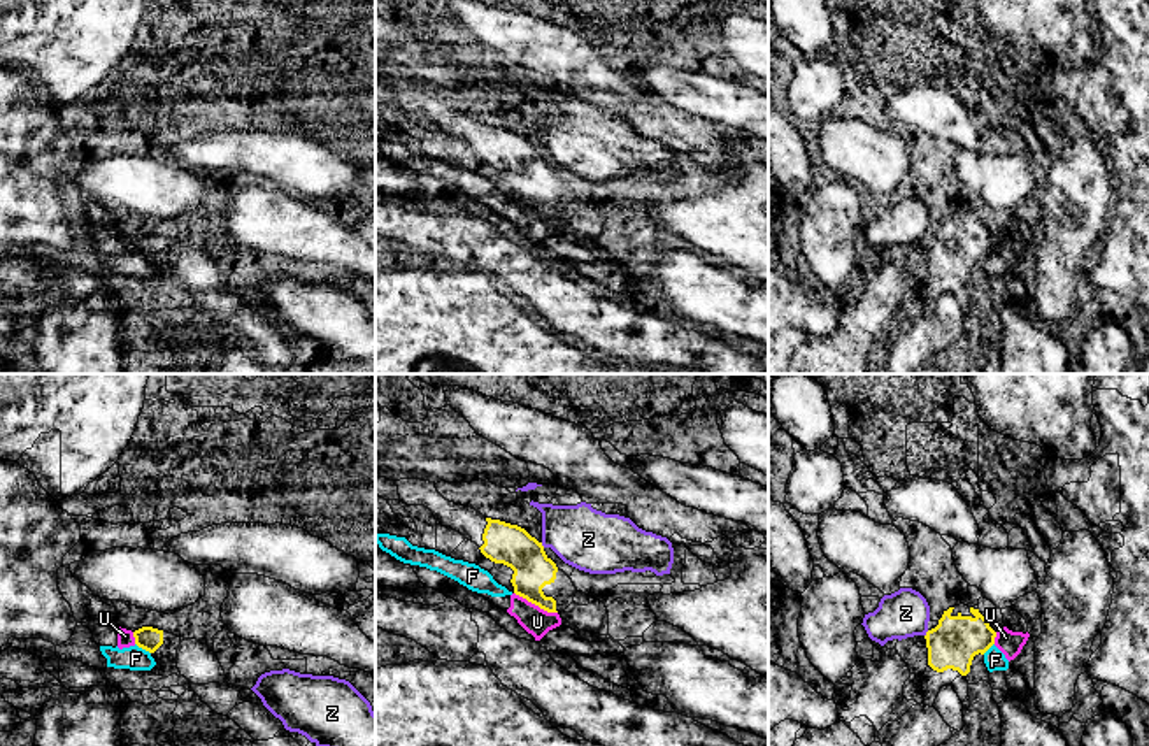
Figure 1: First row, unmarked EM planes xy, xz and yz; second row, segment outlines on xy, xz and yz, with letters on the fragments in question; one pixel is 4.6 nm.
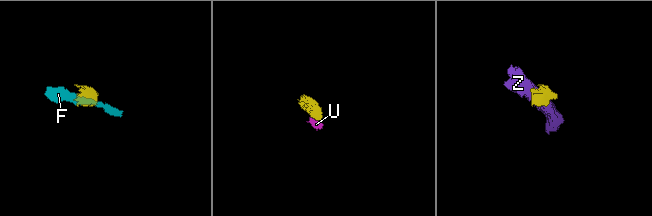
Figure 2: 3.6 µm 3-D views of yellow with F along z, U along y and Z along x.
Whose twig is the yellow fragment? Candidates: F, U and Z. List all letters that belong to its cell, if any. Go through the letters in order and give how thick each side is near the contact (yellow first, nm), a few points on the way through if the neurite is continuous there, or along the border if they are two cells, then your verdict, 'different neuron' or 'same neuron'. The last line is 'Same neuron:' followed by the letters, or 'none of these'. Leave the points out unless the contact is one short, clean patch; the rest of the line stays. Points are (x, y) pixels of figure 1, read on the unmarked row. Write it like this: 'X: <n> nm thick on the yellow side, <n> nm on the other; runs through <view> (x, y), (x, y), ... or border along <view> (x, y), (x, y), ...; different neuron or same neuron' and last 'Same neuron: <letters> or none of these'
F: 110 nm thick on the yellow side, 110 nm on the other; border along xy (135, 250), (149, 260); different neuron
U: 180 nm thick on the yellow side, 130 nm on the other; border along xz (514, 199), (556, 220); different neuron
Z: 220 nm thick on the yellow side, 220 nm on the other; border along yz (928, 237), (925, 243); different neuron
Same neuron: none of these

